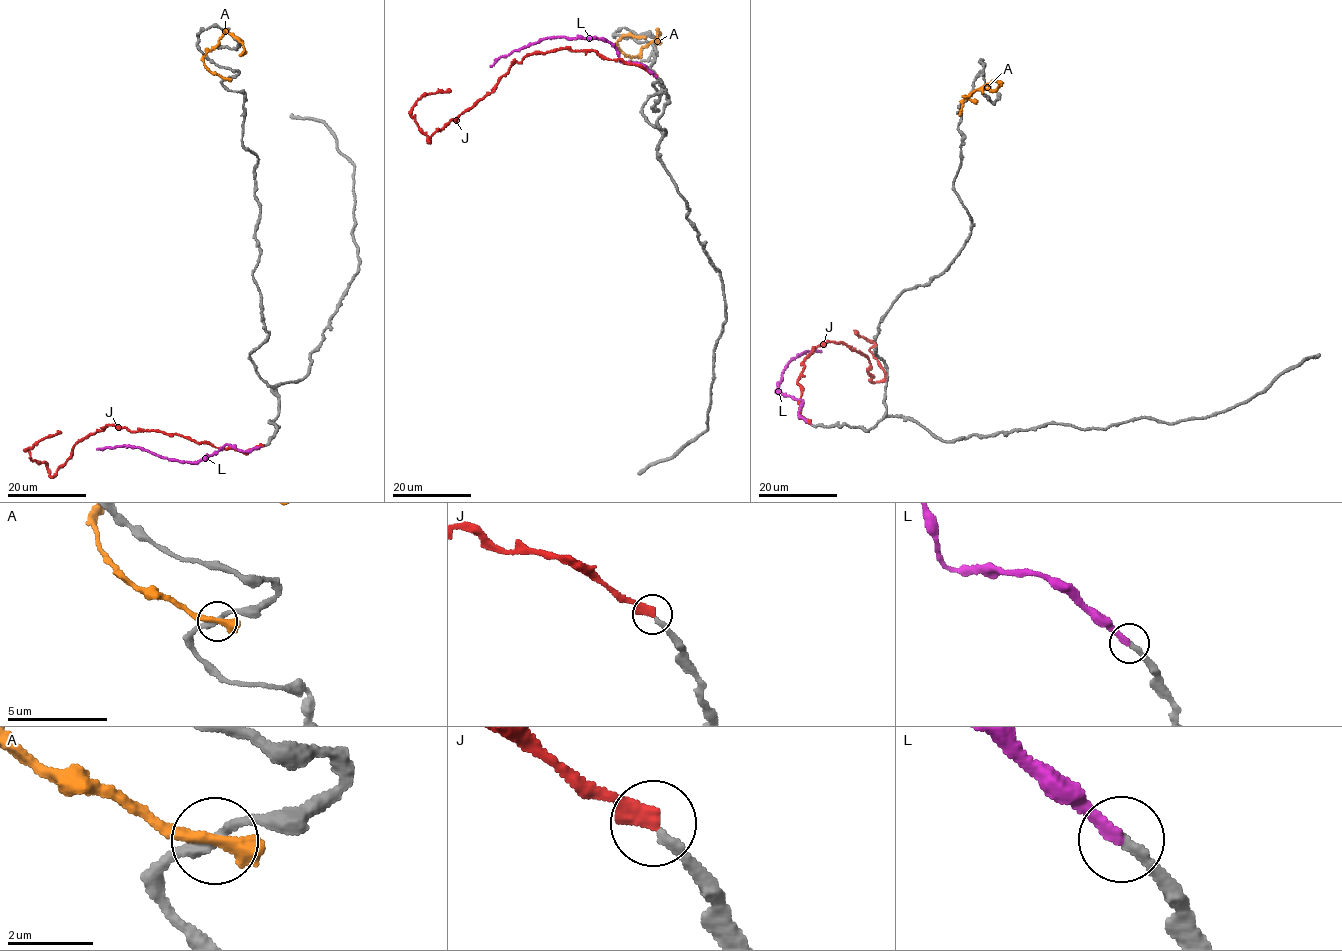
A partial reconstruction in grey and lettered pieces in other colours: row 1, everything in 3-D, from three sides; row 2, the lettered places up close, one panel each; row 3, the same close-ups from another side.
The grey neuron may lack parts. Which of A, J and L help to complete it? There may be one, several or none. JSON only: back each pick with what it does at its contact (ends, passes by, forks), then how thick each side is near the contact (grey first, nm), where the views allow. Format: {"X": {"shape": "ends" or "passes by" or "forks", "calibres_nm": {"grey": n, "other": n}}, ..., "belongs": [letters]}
{"L": {"shape": "ends", "calibres_nm": {"grey": 200, "other": 280}}, "belongs": ["L"]}

